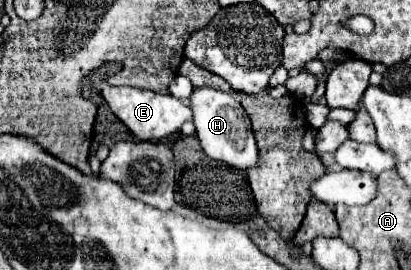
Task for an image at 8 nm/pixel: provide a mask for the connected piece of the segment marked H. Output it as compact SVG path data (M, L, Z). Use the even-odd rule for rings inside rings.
M195 88L193 94L189 96L189 102L191 102L197 138L201 140L201 146L209 158L225 162L225 164L241 168L241 170L255 166L257 146L255 146L251 122L249 122L249 116L245 114L243 106L231 94L219 92L215 88Z

